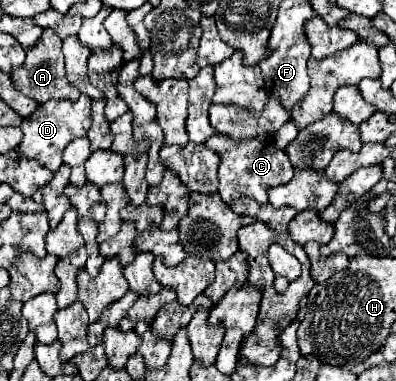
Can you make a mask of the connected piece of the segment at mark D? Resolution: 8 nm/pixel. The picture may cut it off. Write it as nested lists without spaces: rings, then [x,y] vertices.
[[[81,95],[75,103],[71,103],[71,101],[47,101],[43,105],[39,105],[35,109],[35,113],[29,115],[27,119],[23,119],[23,123],[21,123],[23,139],[17,147],[19,155],[43,163],[53,173],[59,171],[59,167],[63,163],[61,159],[63,159],[65,147],[73,139],[87,135],[89,125],[91,125],[89,111],[91,111],[91,99],[87,99],[85,95]]]

